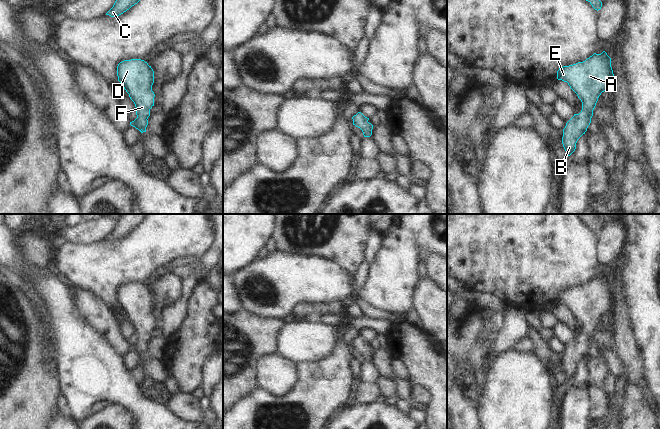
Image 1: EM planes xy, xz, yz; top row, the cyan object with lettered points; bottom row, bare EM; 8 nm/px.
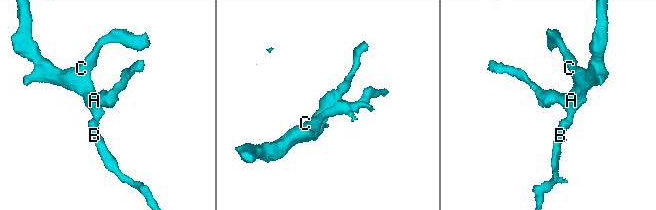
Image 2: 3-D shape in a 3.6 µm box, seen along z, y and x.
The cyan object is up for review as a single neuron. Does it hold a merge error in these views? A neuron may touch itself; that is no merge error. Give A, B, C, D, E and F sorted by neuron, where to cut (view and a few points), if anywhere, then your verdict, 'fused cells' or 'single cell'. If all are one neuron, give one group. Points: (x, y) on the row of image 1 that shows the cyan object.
groups A B C D E F; cut none; single cell

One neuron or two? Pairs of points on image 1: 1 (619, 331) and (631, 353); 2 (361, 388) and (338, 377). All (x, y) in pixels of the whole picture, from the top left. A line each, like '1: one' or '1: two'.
1: one
2: two

